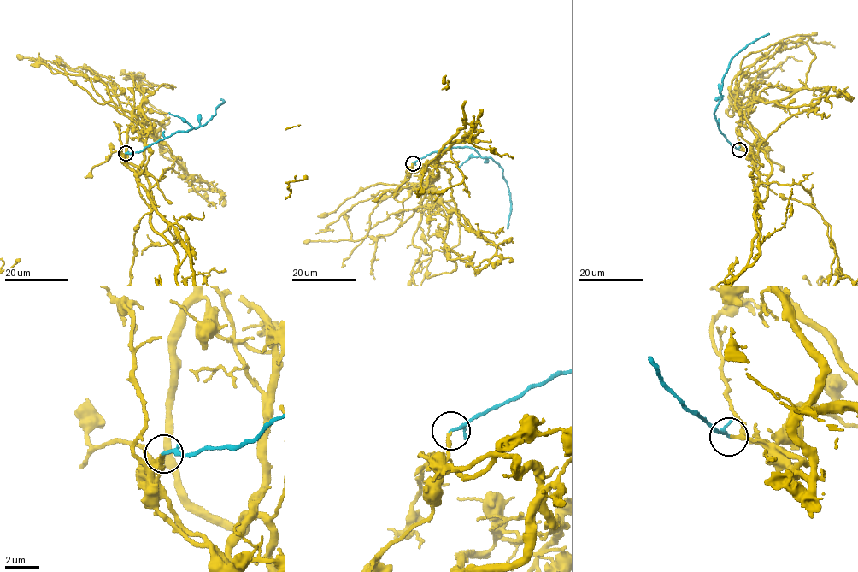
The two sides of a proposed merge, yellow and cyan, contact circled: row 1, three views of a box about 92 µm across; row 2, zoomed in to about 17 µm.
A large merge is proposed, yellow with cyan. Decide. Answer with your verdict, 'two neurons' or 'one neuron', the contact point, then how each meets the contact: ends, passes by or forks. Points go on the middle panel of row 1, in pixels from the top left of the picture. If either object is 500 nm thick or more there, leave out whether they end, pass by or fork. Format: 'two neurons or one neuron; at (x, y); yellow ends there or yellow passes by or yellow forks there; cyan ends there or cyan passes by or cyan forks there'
one neuron; at (413, 163); yellow ends there; cyan passes by

